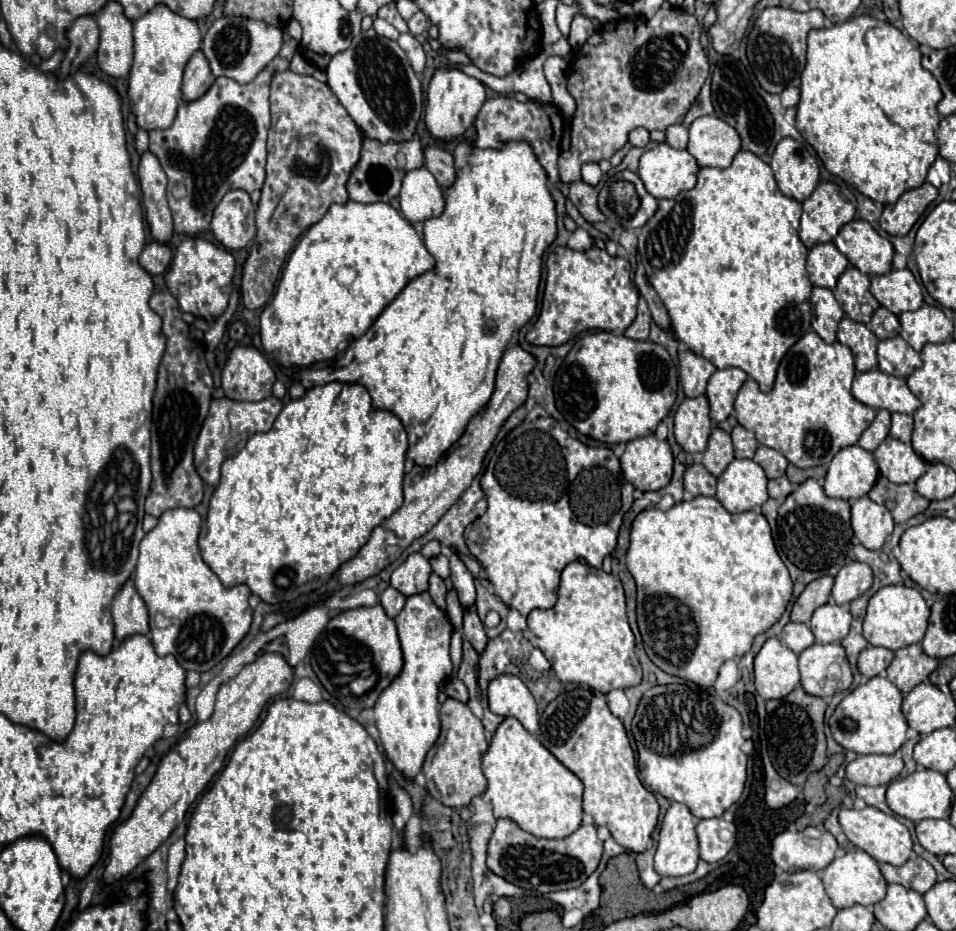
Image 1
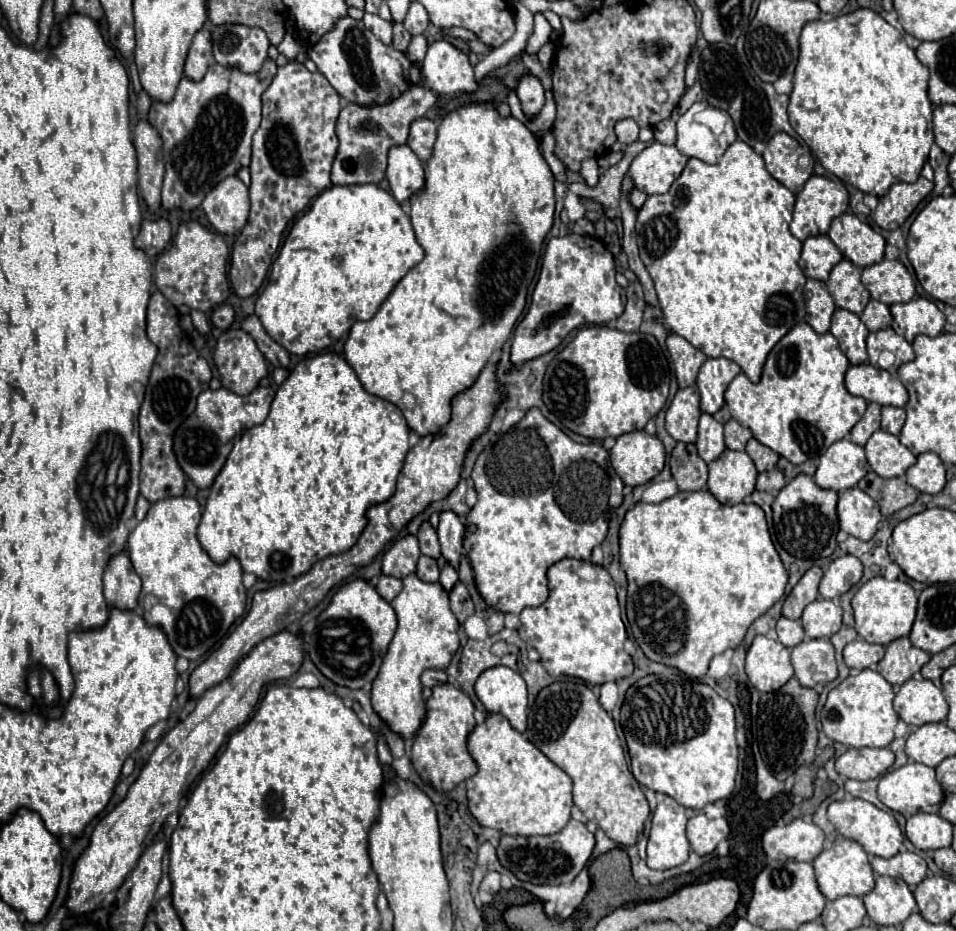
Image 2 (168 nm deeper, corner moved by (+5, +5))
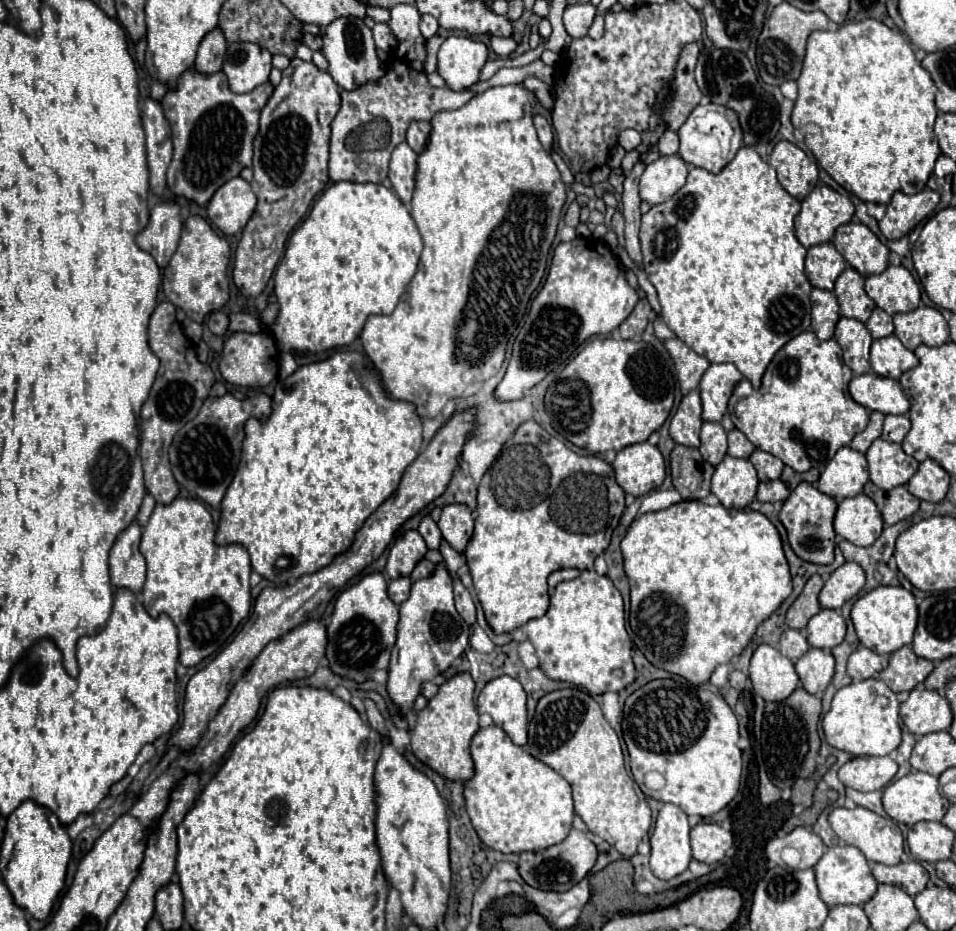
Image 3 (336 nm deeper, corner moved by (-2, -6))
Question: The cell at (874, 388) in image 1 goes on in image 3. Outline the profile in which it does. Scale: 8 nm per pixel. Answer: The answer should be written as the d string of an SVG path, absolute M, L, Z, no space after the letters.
M872 372L854 376L850 382L850 394L864 408L882 414L908 414L910 410L910 400L902 392L900 382Z

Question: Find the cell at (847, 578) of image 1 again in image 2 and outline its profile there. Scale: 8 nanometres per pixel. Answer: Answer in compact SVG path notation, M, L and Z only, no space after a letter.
M853 555L837 557L823 573L823 579L819 583L819 595L823 599L837 599L853 585L857 585L861 581L861 575L863 575L863 565L857 557Z

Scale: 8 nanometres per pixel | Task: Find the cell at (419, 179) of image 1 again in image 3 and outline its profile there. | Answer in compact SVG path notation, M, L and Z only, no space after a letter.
M406 142L398 144L390 158L388 178L402 204L408 204L412 200L412 192L416 186L416 170L418 170L416 160L418 160L418 154Z

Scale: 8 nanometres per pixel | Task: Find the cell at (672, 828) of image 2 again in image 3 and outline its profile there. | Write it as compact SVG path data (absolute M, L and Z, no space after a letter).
M674 804L662 806L656 818L650 844L650 868L656 878L670 880L688 868L692 860L690 824L682 808Z

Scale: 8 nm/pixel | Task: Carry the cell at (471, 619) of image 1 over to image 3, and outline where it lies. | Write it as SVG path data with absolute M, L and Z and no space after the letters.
M460 580L454 582L454 596L456 596L456 610L458 610L458 614L464 618L464 622L468 626L472 626L476 622L476 608L474 608L470 592L462 586Z

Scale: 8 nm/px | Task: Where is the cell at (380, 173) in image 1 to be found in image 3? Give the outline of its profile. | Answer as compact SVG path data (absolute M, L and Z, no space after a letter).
M398 4L394 8L390 8L390 30L398 40L396 50L392 52L388 62L388 70L386 76L378 82L378 84L366 84L360 86L358 90L352 92L342 92L342 108L336 114L334 122L332 122L332 142L330 142L330 180L332 182L356 182L356 184L382 184L388 178L388 162L390 162L390 154L392 150L406 140L406 130L410 126L412 120L432 120L434 114L442 112L442 110L458 110L462 108L470 98L476 96L476 92L472 90L464 90L464 92L452 92L448 88L432 88L426 80L426 72L424 72L424 58L426 58L426 40L422 38L420 30L418 30L418 22L420 22L420 12L416 10L416 6L412 4Z

